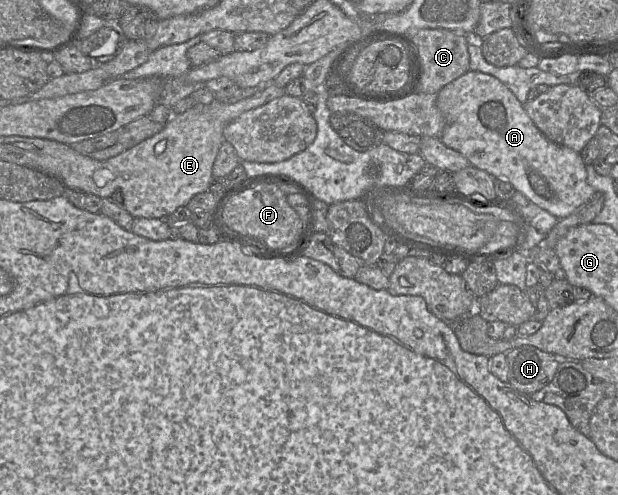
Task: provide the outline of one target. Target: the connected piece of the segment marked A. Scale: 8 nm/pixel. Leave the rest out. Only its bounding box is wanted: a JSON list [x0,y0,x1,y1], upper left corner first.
[436,70,596,219]

